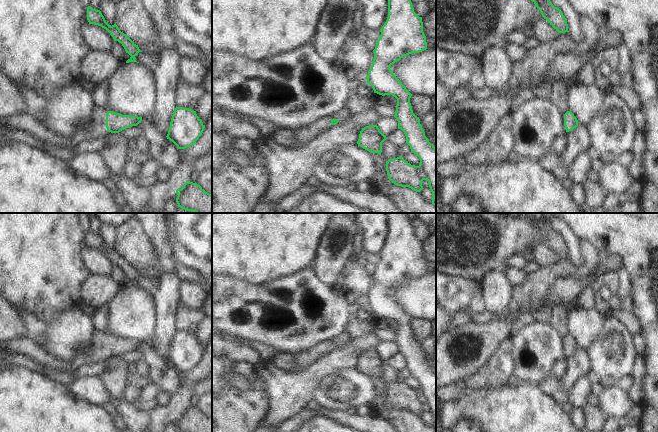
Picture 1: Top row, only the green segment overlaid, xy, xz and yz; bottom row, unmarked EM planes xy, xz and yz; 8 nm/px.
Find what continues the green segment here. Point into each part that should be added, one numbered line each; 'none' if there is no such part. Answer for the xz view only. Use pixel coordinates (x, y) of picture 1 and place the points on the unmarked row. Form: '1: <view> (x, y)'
1: xz (305, 359)

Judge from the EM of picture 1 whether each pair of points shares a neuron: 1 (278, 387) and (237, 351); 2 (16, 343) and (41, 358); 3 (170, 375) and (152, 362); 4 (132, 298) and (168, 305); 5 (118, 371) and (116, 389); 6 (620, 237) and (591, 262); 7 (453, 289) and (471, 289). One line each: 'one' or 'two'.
1: two
2: one
3: one
4: two
5: one
6: two
7: one

